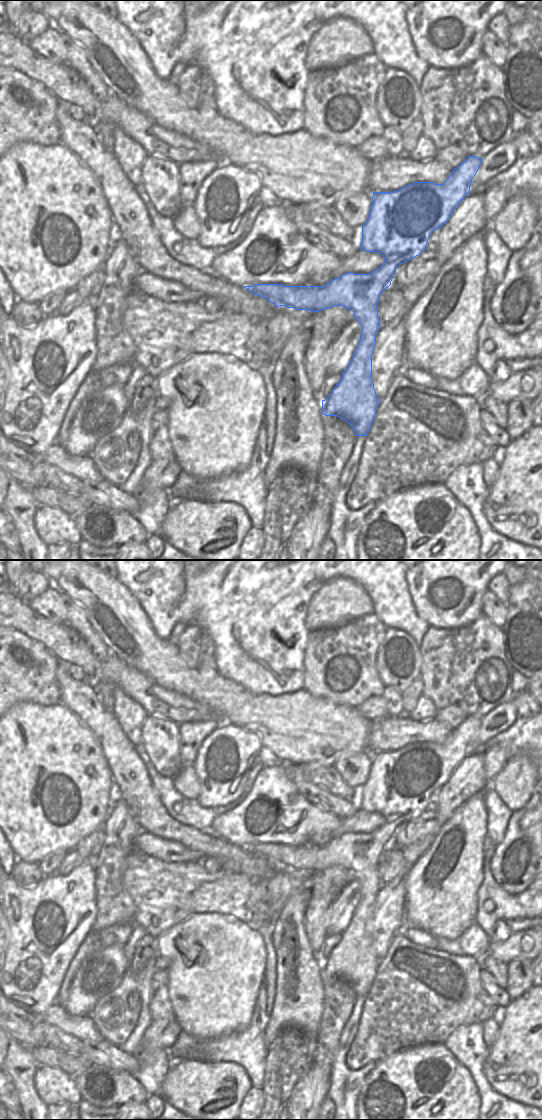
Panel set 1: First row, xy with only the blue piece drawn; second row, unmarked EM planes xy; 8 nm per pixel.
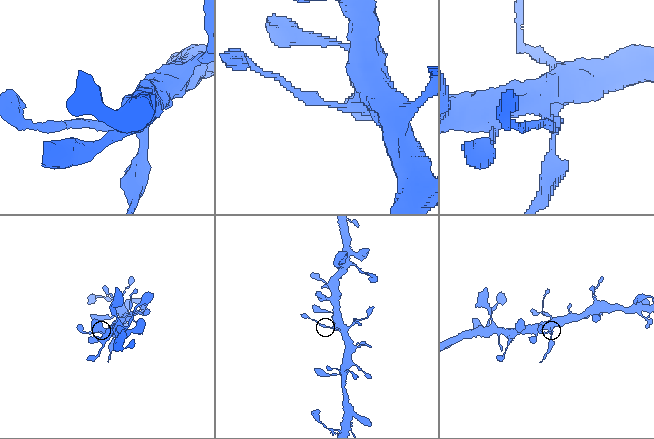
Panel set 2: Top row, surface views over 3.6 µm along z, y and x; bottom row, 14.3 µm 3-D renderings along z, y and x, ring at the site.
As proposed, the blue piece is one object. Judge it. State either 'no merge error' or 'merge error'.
no merge error

